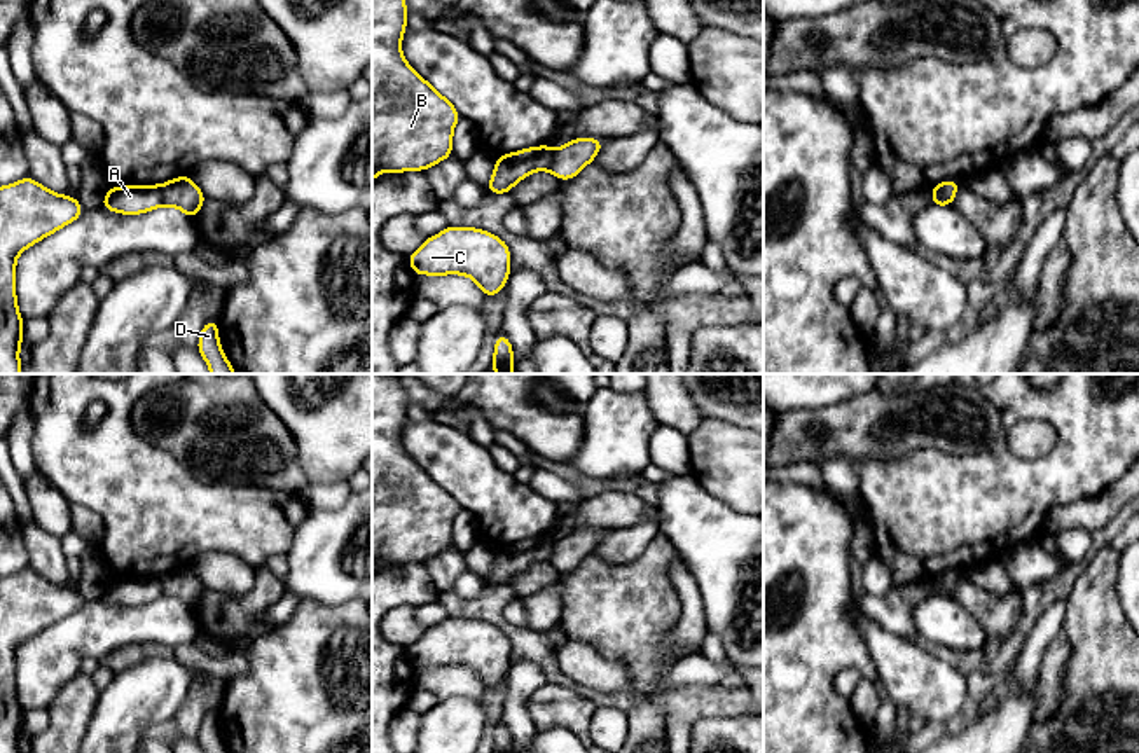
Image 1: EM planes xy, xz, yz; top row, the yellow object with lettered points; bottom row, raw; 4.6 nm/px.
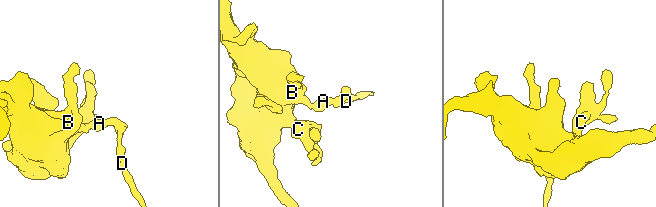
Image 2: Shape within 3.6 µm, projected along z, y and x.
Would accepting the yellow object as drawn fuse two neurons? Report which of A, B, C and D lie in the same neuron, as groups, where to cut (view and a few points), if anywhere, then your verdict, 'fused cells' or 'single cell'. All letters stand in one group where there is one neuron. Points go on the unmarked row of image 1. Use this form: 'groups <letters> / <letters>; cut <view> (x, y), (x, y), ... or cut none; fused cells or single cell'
groups A B C / D; cut xy (158, 577), (165, 596); fused cells

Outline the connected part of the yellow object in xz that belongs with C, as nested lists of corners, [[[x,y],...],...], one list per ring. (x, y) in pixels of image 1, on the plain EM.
[[[447,617],[440,625],[407,648],[418,666],[470,667],[487,688],[498,687],[510,667],[510,639],[507,632],[475,618]]]

